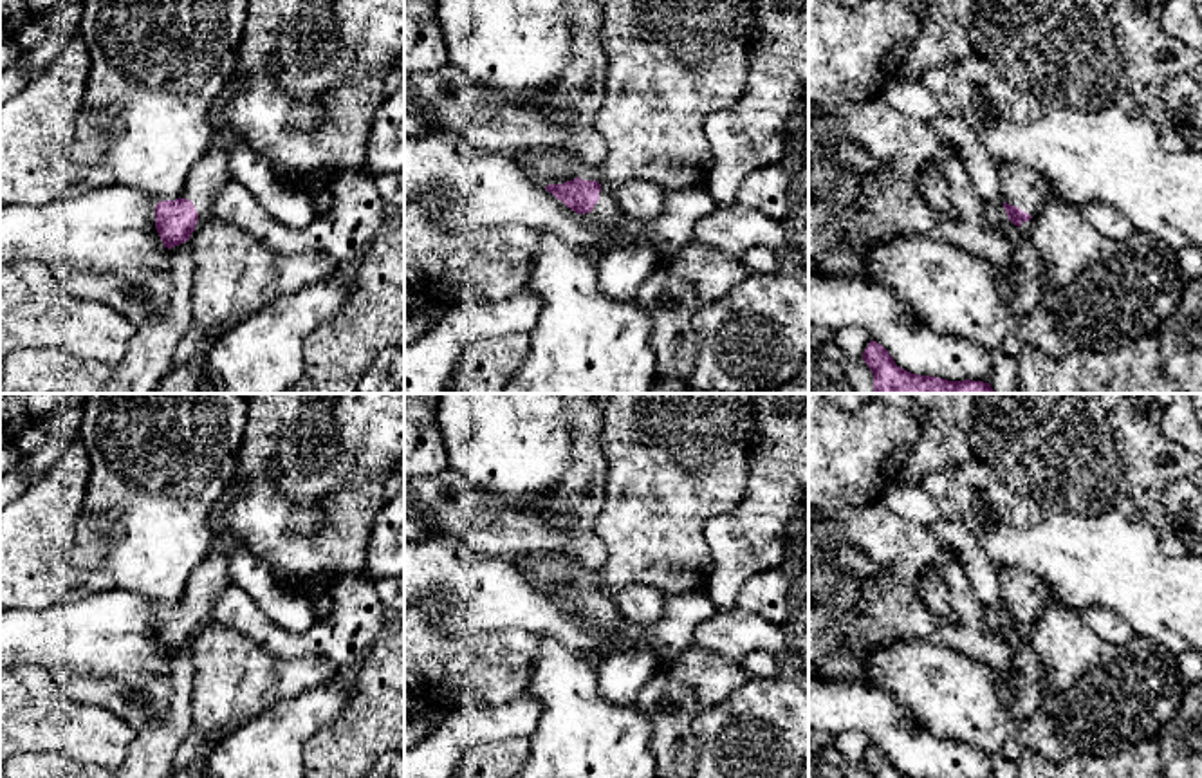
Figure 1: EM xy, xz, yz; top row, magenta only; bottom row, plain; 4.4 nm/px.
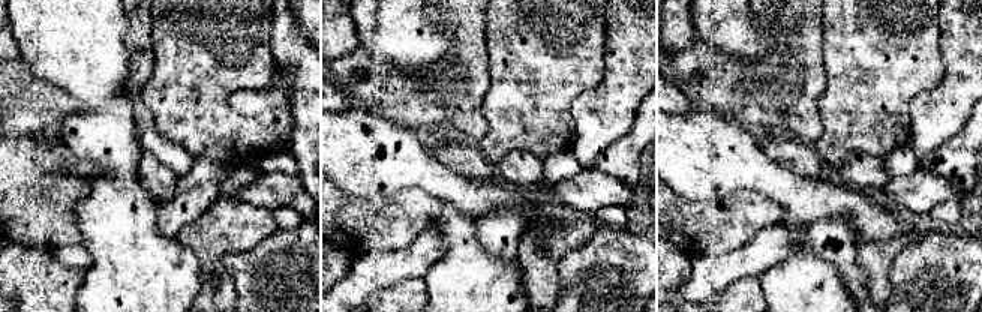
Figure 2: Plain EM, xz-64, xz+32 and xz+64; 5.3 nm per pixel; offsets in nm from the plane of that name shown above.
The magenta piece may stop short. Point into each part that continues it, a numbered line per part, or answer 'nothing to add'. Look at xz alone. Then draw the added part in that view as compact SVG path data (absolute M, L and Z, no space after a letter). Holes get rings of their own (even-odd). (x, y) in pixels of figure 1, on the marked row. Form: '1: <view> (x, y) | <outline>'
1: xz (607, 212) | M601 186L599 200L590 213L581 217L590 218L603 226L632 226L621 206L615 202L612 191Z

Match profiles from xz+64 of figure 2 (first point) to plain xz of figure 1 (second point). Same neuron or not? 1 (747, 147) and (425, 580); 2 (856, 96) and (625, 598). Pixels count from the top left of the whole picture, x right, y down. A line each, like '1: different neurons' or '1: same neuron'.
1: same neuron
2: different neurons

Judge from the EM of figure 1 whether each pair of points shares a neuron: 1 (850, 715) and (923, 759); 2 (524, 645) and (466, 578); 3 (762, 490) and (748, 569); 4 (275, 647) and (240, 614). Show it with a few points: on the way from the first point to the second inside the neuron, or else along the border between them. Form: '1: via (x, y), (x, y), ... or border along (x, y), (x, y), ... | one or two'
1: via (869, 715), (876, 715), (905, 740) | one
2: border along (538, 638), (518, 629), (502, 629), (468, 639) | two
3: via (764, 509), (764, 540), (755, 549) | one
4: via (268, 638), (249, 620) | one

